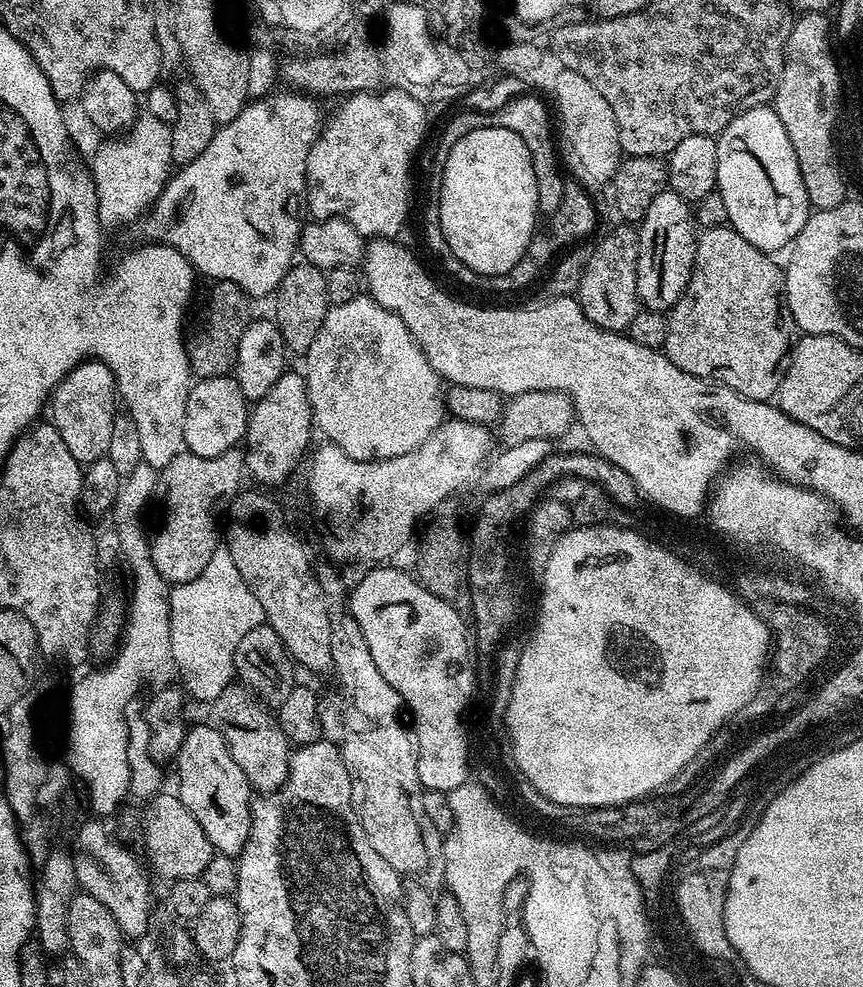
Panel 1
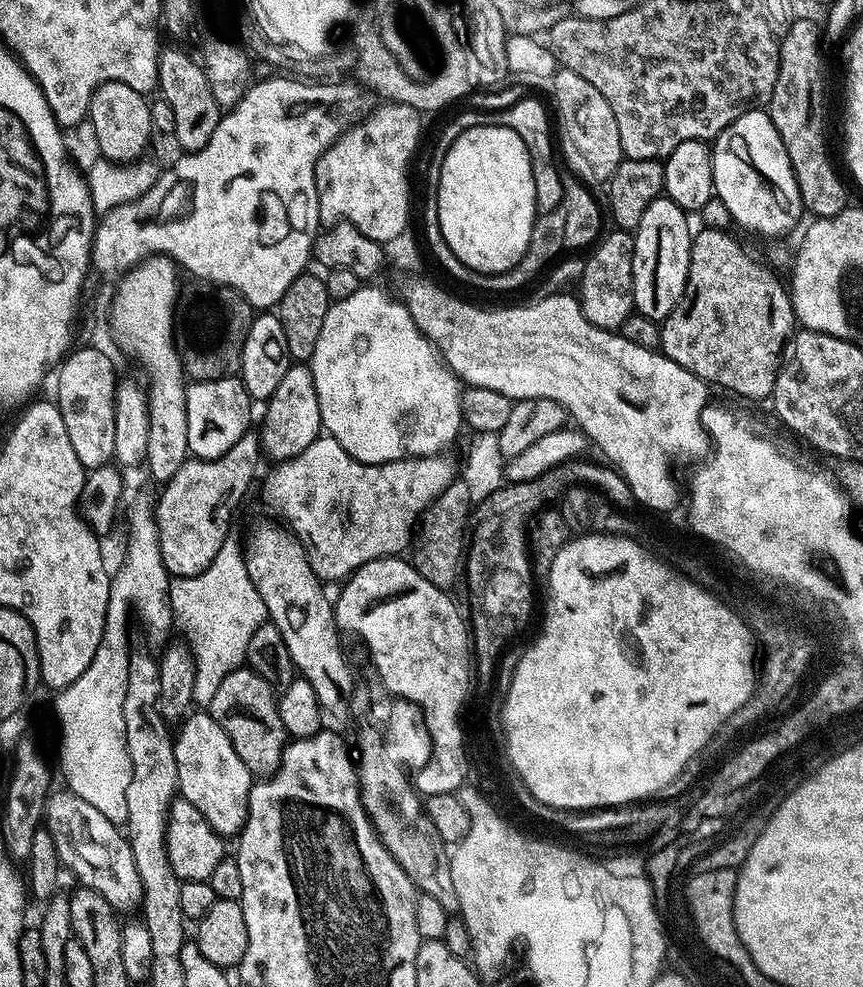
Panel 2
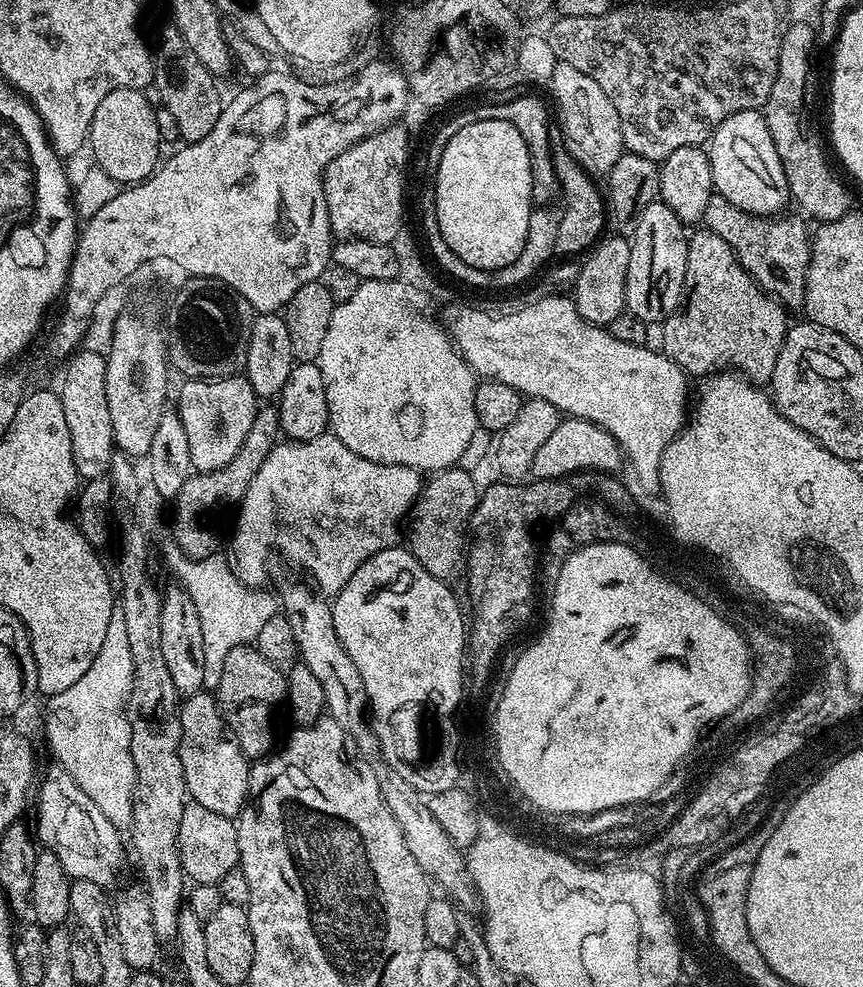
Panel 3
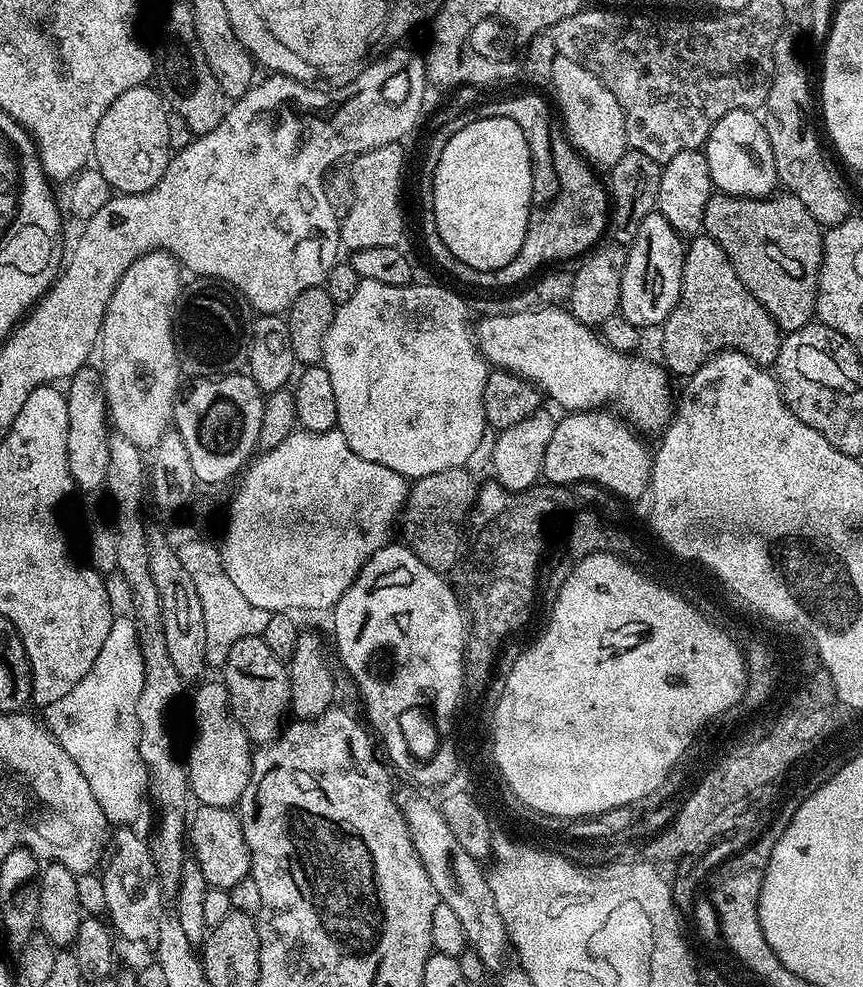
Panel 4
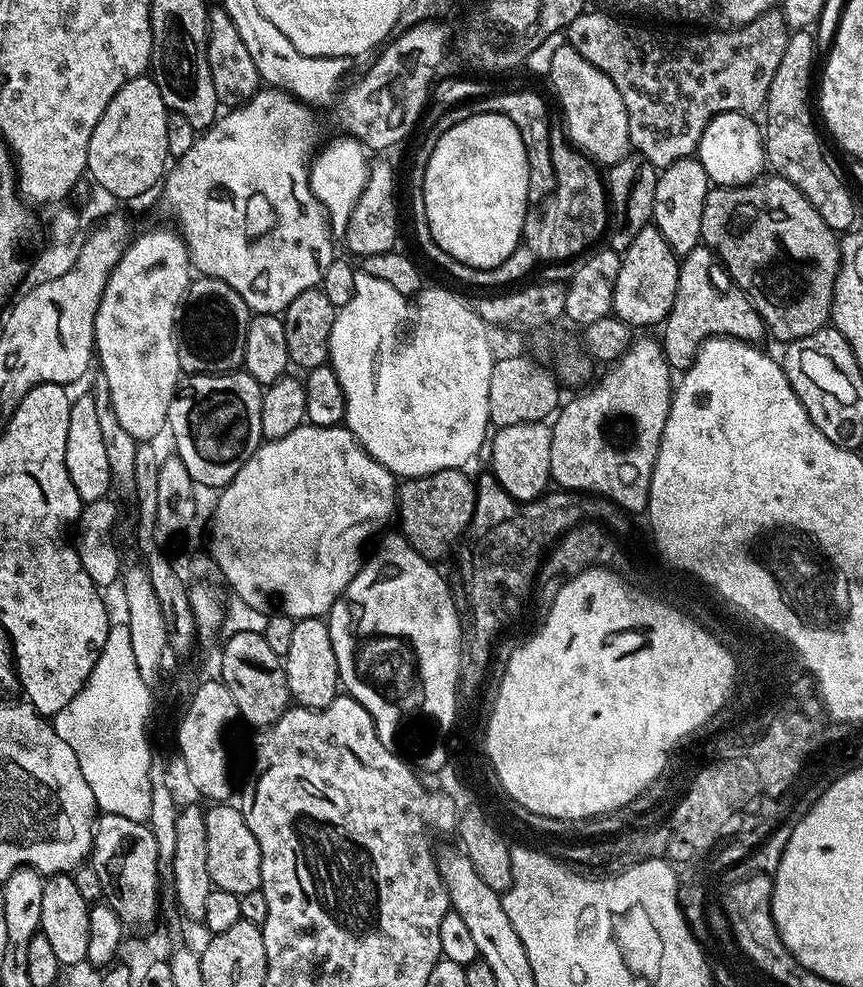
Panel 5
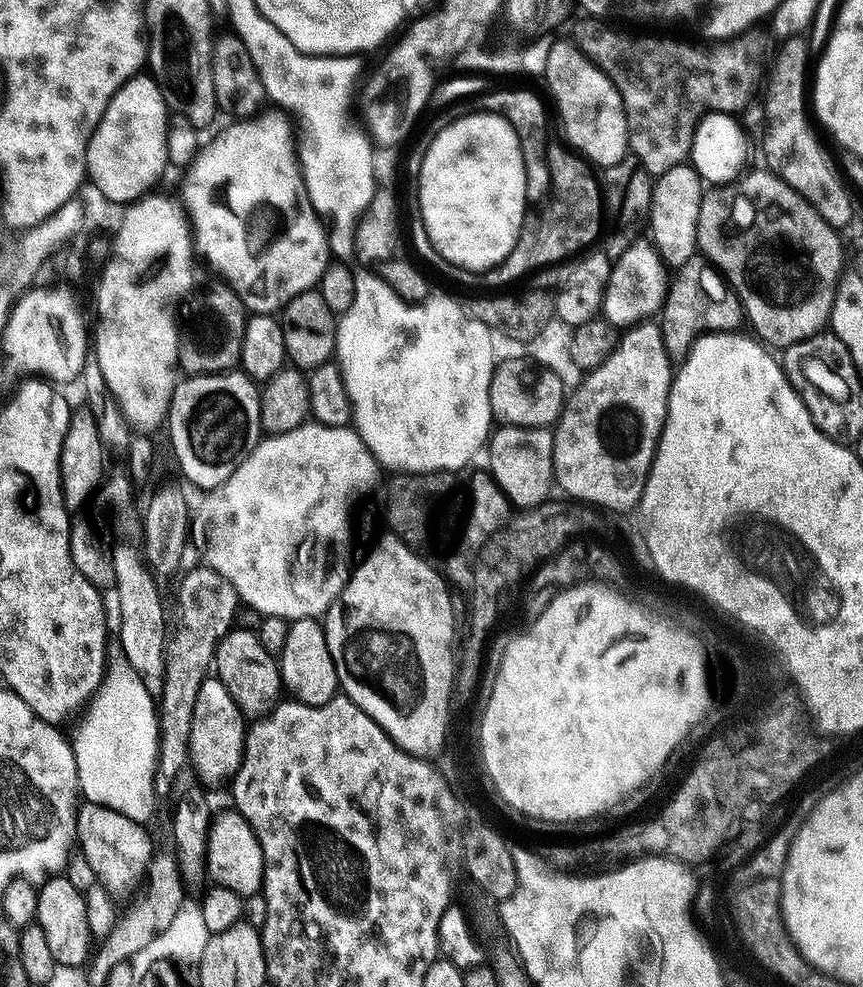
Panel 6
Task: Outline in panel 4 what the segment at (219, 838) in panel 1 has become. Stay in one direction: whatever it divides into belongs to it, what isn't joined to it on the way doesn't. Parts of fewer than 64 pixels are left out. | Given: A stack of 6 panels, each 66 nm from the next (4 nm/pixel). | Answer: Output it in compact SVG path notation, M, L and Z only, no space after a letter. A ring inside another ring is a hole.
M223 683L204 684L192 696L192 720L196 725L192 728L192 745L188 748L188 756L186 755L186 767L188 769L188 786L193 797L197 796L197 801L206 806L216 806L231 809L233 806L239 805L240 799L243 796L243 791L246 790L248 776L251 774L253 749L250 747L248 735L244 733L244 728L237 722L235 716L232 715L232 708L228 705L228 692L225 690Z

